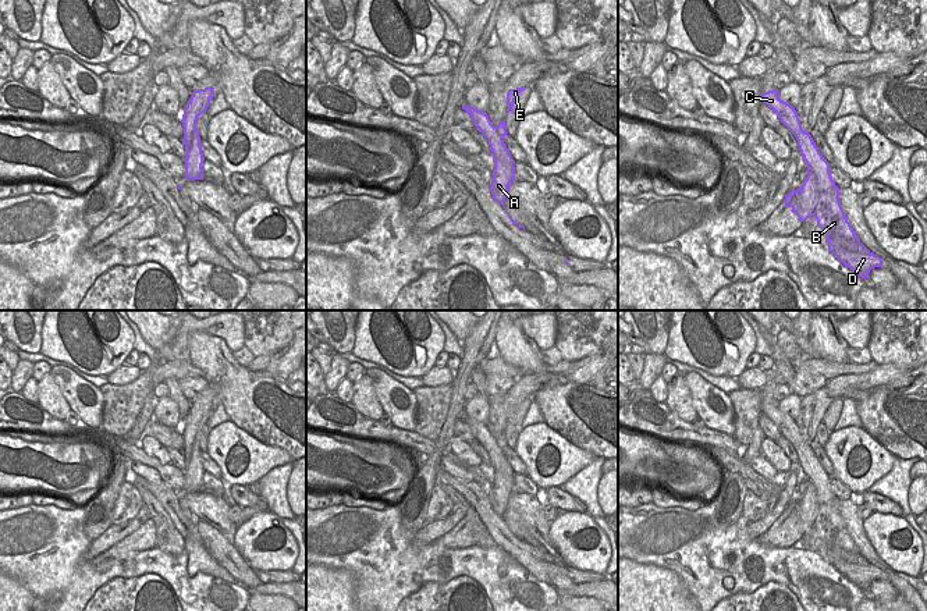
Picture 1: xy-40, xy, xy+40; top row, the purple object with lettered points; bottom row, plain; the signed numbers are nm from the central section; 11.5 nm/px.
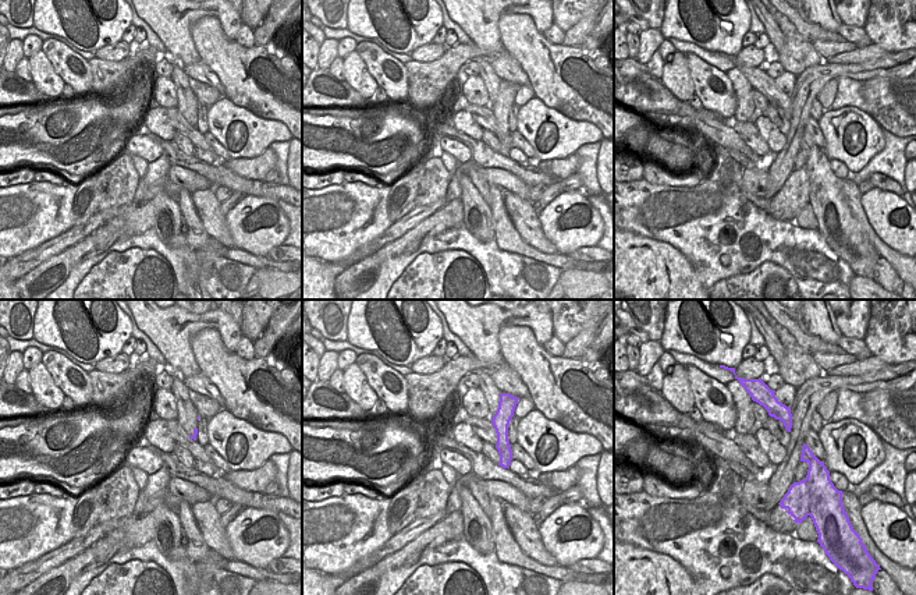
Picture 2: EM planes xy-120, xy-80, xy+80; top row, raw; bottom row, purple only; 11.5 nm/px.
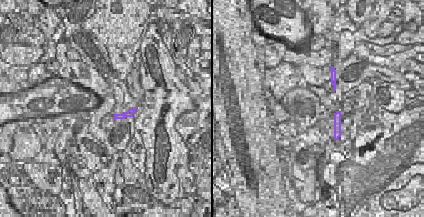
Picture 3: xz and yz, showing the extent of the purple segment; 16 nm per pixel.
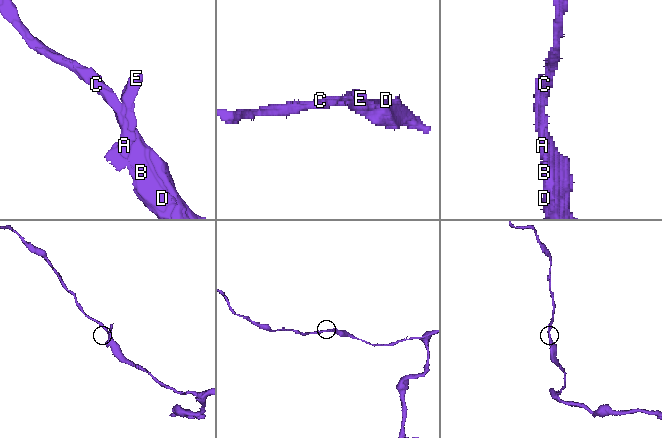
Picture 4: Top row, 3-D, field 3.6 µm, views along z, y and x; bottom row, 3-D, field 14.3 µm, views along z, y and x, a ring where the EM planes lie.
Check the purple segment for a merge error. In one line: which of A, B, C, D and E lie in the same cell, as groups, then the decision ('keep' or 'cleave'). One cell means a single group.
A B C D E; keep

